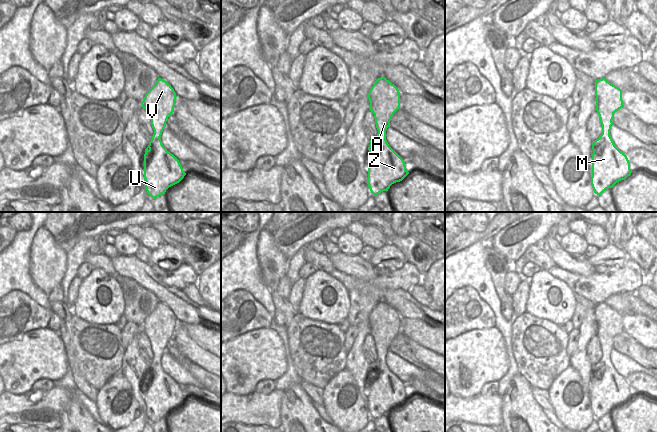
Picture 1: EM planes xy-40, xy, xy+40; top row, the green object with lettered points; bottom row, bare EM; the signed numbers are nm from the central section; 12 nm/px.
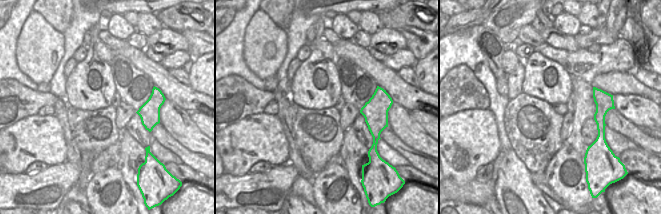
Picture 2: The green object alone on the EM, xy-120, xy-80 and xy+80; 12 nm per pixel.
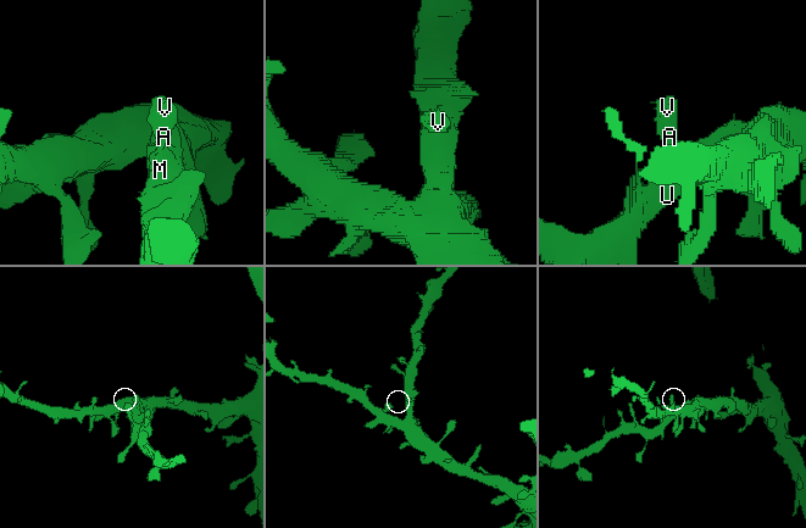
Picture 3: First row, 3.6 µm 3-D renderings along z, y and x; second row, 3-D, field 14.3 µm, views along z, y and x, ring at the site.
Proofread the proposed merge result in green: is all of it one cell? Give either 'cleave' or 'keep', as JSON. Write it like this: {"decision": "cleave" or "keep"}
{"decision": "keep"}

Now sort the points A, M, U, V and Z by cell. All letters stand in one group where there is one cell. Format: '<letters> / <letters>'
A M U V Z

